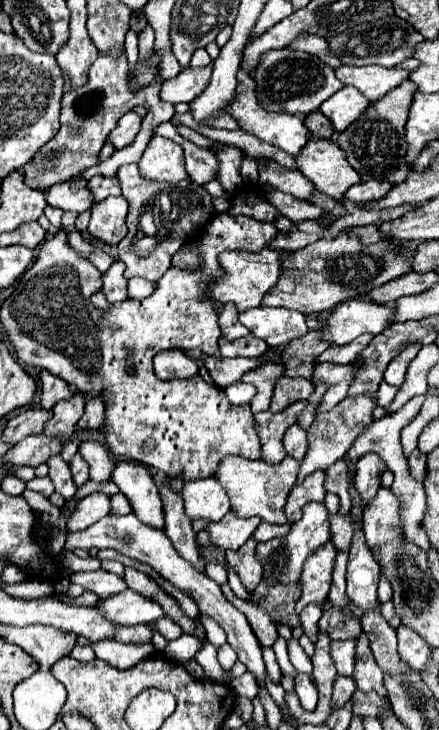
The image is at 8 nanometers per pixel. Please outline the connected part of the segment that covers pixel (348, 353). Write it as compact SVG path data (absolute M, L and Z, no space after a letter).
M361 334L355 338L355 342L349 342L345 346L329 346L327 352L323 352L315 362L331 362L331 364L349 364L355 360L355 356L371 342L371 334Z

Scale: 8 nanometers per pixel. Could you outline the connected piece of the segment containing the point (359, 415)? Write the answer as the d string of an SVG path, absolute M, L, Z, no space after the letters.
M355 396L355 398L345 398L341 400L333 410L325 412L325 414L317 414L313 424L307 428L307 454L301 460L299 466L299 478L297 482L303 482L305 476L309 476L315 470L325 470L327 466L331 466L333 462L341 460L347 450L351 448L353 440L363 432L363 428L367 428L373 418L371 412L377 406L377 398L373 396Z

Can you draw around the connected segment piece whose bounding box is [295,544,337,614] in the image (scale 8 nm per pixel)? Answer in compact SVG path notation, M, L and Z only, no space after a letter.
M333 544L321 546L307 558L303 564L303 574L299 578L301 584L301 596L299 602L295 604L297 614L307 606L307 604L317 604L321 606L327 600L329 588L331 588L331 572L333 572L333 560L335 560L337 548Z

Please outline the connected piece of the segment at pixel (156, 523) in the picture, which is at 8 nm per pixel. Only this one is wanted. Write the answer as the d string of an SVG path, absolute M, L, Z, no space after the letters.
M117 462L111 480L119 486L119 492L127 496L133 514L141 522L145 522L147 526L153 526L157 530L165 528L159 490L145 466L137 464L137 462L135 464Z

